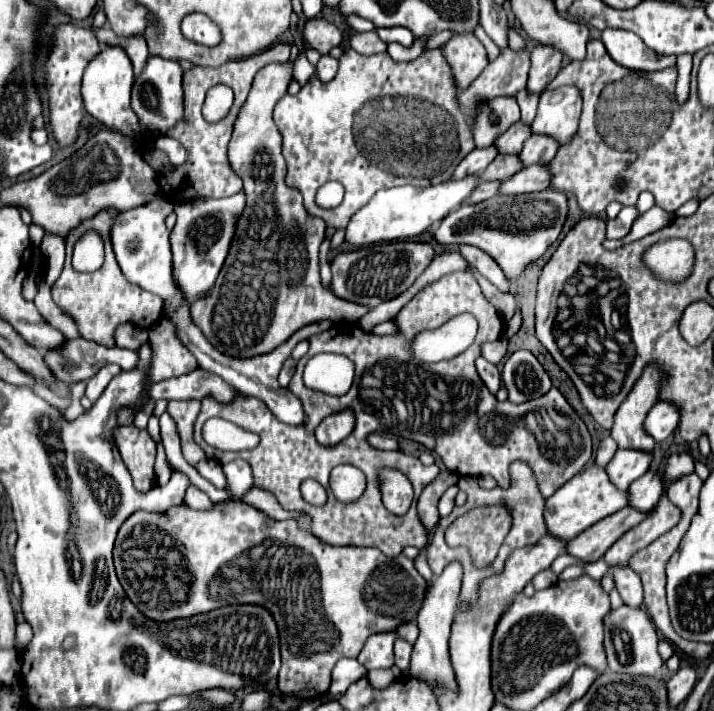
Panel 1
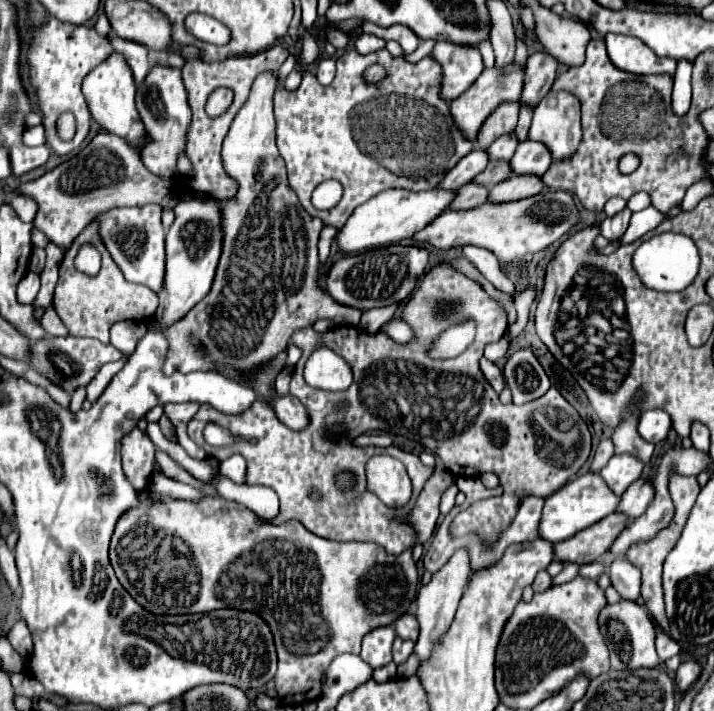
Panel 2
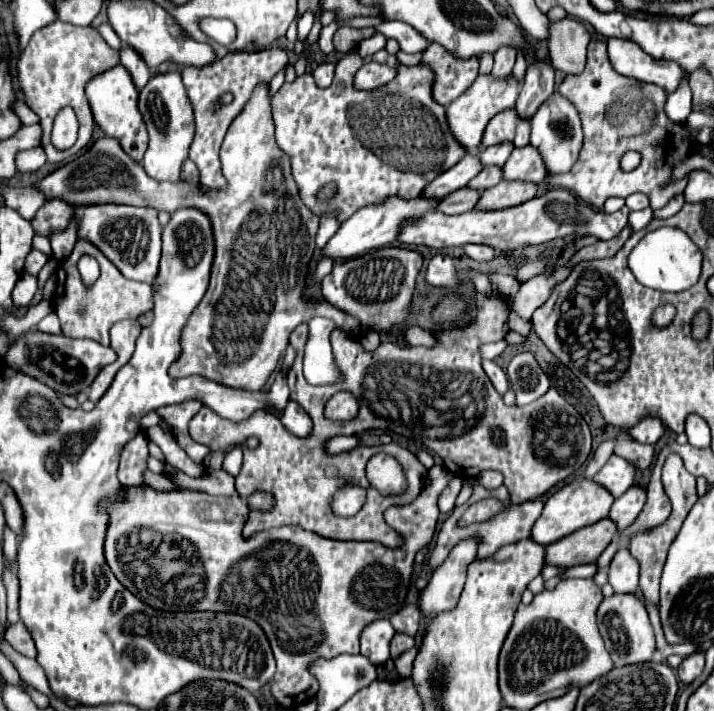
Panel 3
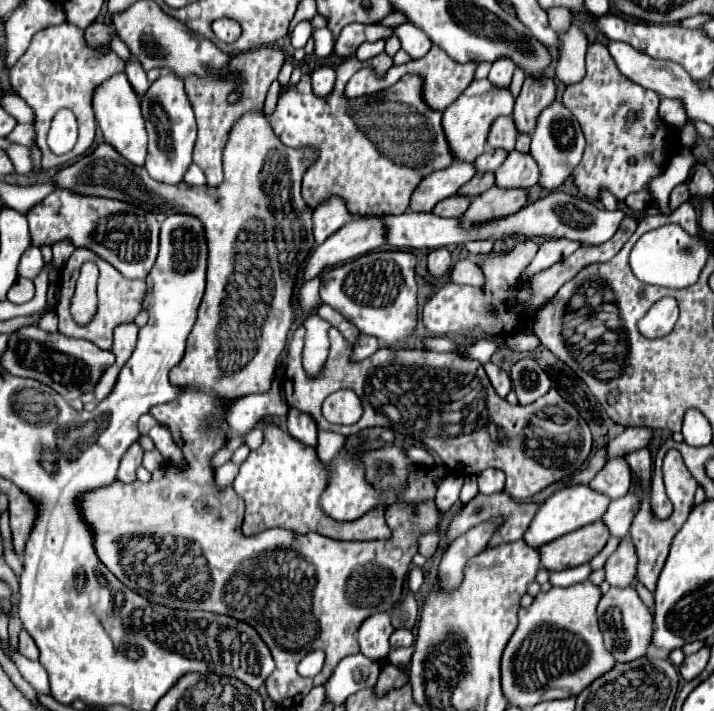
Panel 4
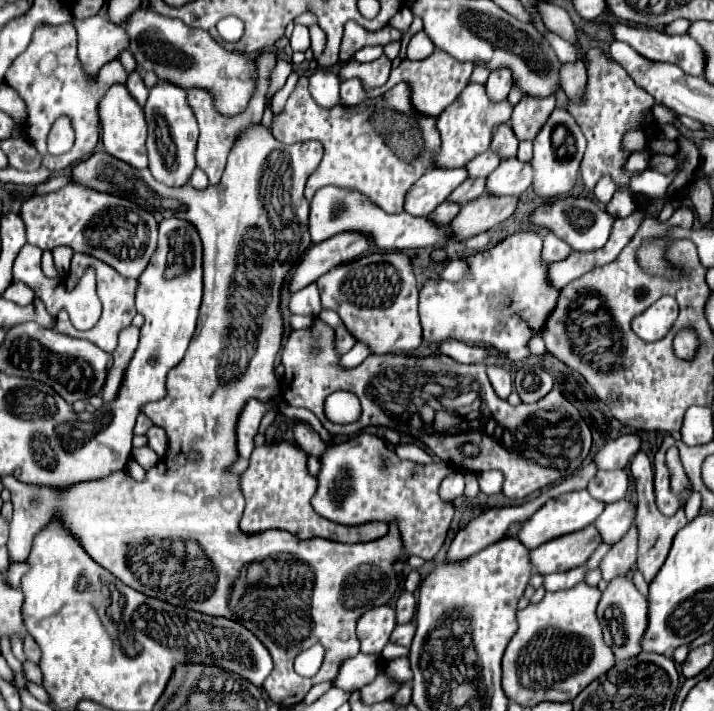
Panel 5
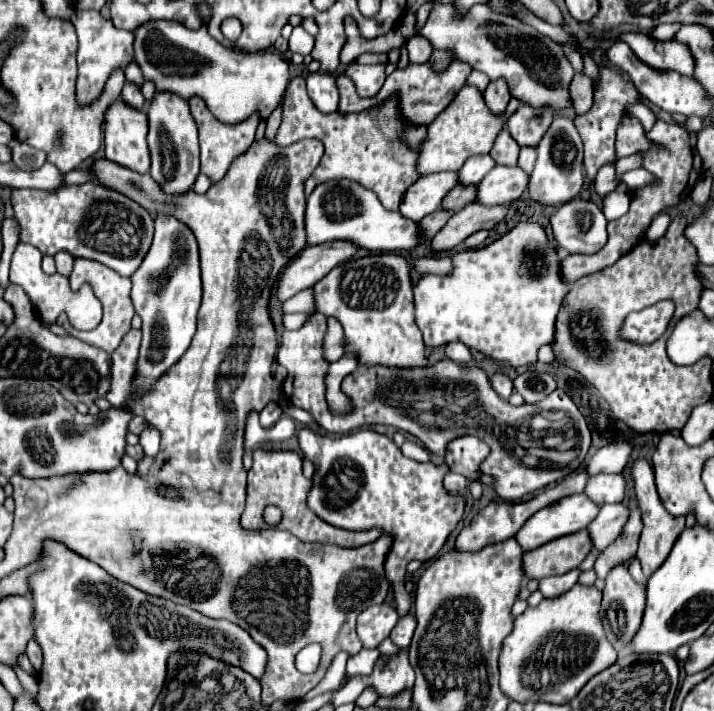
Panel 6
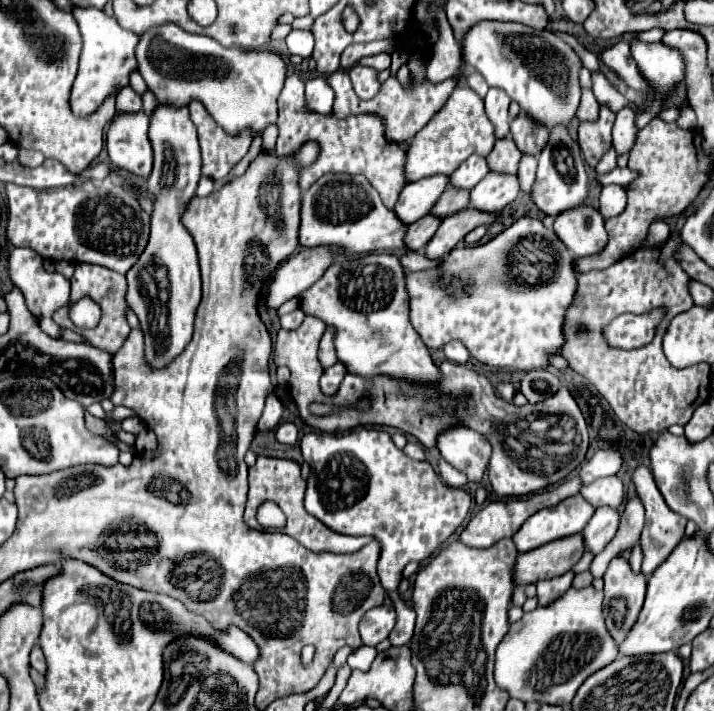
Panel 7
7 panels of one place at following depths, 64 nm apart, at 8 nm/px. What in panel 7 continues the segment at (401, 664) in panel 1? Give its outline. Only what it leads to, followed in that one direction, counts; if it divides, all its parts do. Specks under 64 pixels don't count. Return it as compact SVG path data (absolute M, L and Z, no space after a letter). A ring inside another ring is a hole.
M388 592L387 595L396 606L396 612L398 612L398 622L396 622L394 630L390 632L390 642L392 642L392 646L406 646L406 644L410 644L410 638L414 632L416 614L412 608L406 606L398 592Z

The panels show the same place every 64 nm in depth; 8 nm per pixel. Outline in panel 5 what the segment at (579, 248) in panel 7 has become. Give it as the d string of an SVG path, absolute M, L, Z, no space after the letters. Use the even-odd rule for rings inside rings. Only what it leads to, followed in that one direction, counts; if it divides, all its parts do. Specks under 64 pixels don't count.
M574 196L558 198L554 202L544 202L528 216L528 224L554 232L560 240L568 242L574 250L580 250L580 252L592 252L602 248L608 242L610 226L614 224L614 220L616 216L608 214L606 210L600 210L592 200L574 198Z

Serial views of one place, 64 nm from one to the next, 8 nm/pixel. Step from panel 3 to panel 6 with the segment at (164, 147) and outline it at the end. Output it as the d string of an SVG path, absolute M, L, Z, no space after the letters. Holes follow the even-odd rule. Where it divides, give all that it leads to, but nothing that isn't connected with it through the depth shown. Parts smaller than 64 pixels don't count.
M156 92L148 106L148 122L150 122L148 148L152 158L150 174L154 180L158 180L164 186L164 170L198 170L200 168L198 128L190 114L188 102L182 96L170 94L170 92Z

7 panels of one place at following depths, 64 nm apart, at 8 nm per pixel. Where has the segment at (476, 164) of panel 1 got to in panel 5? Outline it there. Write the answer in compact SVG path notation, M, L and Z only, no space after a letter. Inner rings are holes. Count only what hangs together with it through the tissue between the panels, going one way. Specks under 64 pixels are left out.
M464 166L462 168L428 170L406 194L404 210L412 216L428 216L466 178L468 178L468 174L466 174Z

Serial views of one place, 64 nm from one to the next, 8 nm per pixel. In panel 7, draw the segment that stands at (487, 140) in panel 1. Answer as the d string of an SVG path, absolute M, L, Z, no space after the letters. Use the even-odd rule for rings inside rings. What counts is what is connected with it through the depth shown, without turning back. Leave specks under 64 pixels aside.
M502 138L502 140L496 140L492 154L488 156L488 166L490 166L490 170L496 170L496 172L516 174L520 156L522 156L522 152L518 150L518 146L514 146L514 142L510 138Z

